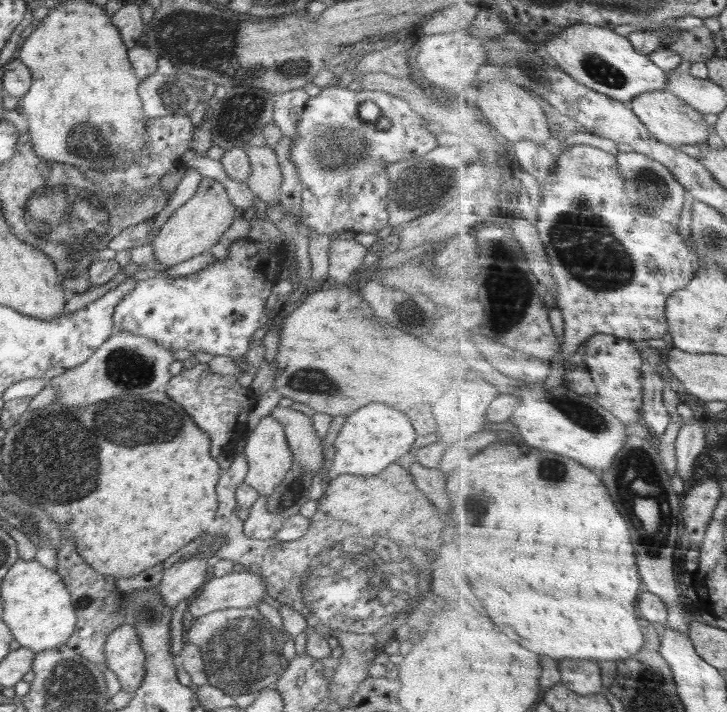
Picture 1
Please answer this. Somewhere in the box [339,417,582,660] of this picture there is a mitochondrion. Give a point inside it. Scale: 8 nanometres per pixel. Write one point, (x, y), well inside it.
(552, 472)

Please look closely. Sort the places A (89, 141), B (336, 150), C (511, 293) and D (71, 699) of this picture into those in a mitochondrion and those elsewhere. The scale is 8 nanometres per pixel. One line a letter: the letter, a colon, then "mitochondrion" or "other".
A: mitochondrion
B: mitochondrion
C: mitochondrion
D: mitochondrion

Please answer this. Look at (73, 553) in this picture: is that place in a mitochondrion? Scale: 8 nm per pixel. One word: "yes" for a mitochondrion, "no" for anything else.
no

